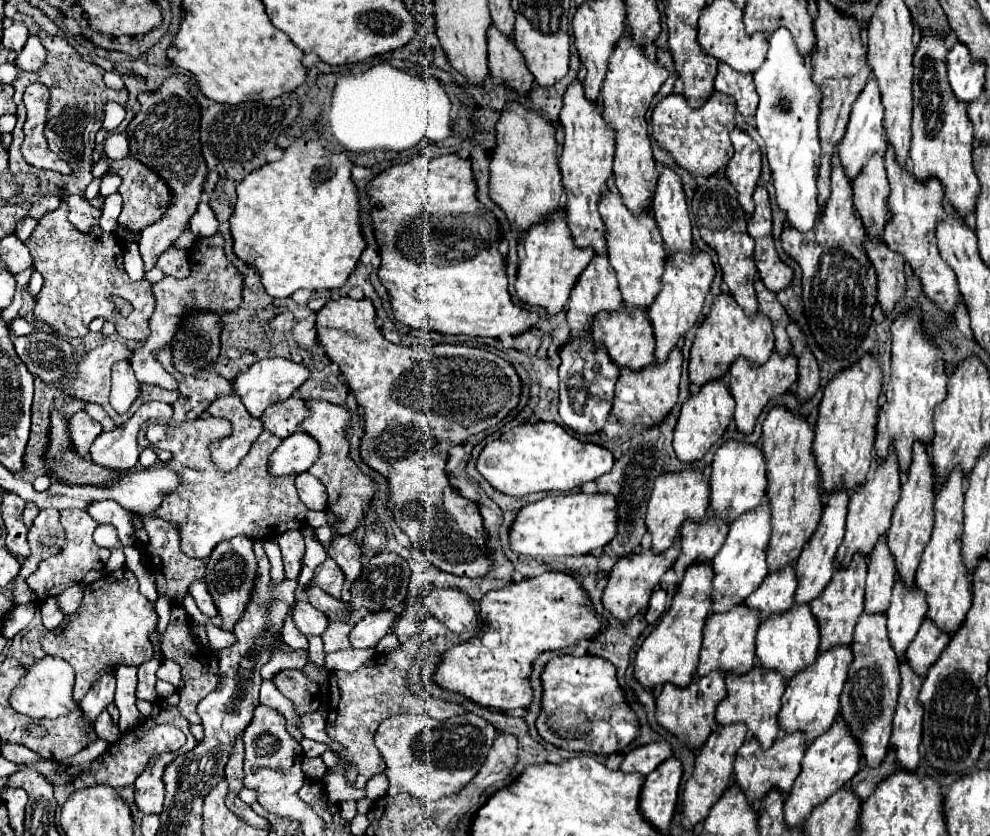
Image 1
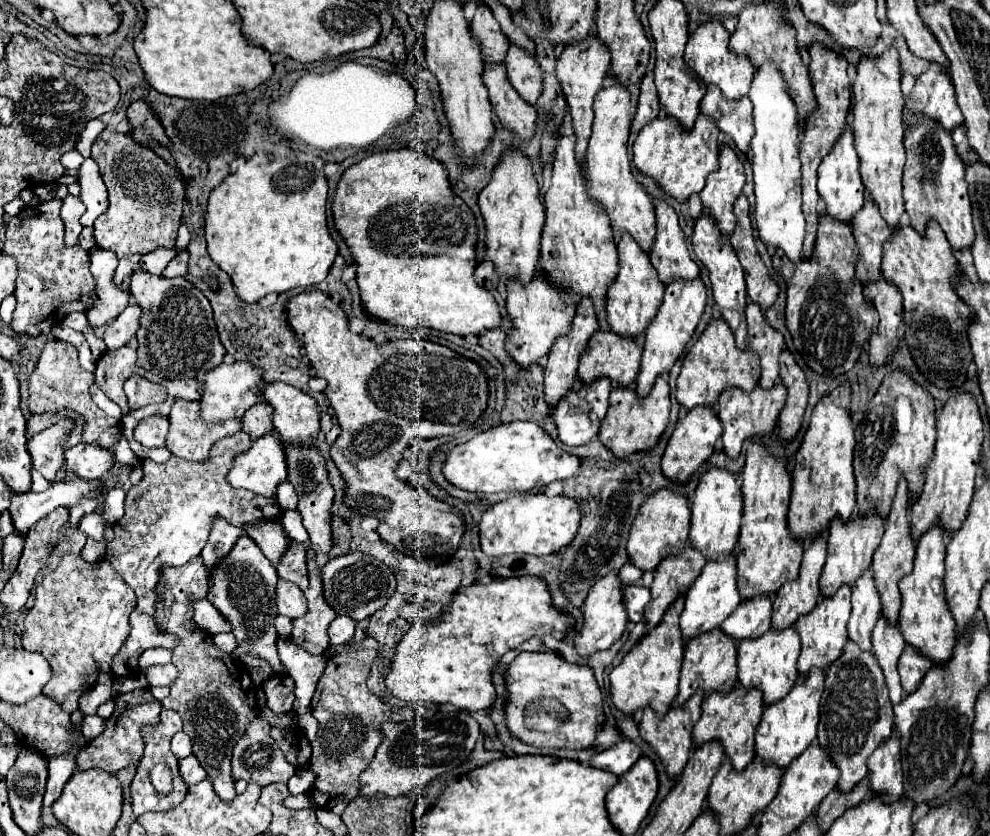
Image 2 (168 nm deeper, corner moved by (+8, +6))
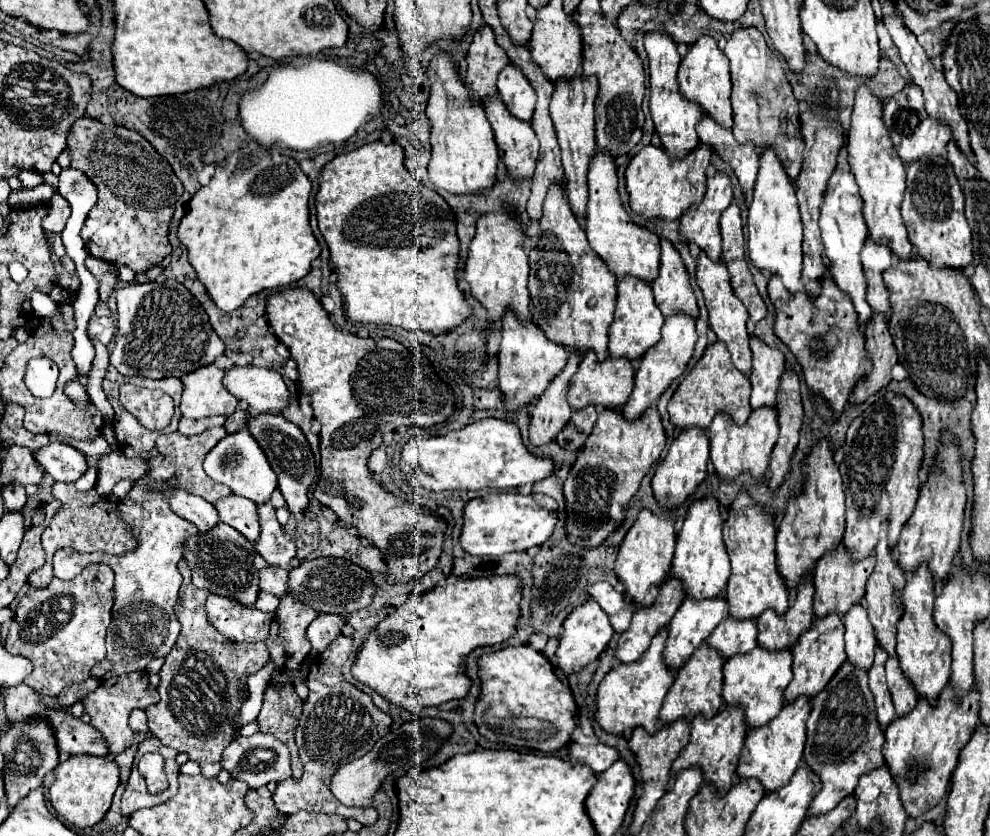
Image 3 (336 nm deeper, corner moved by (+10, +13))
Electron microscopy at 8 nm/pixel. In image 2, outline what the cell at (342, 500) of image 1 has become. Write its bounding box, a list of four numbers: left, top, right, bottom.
[261,381,319,445]

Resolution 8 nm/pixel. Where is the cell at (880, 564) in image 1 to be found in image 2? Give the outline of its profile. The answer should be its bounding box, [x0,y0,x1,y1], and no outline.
[847,571,881,651]

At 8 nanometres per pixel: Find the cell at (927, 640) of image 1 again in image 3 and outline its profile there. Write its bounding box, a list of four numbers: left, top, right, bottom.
[885,656,917,716]

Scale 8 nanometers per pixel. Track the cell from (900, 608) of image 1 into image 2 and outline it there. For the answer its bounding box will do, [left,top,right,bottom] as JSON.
[873,617,905,705]

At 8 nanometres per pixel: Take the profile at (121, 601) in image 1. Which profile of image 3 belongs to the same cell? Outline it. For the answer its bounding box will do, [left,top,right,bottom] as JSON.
[5,564,115,696]

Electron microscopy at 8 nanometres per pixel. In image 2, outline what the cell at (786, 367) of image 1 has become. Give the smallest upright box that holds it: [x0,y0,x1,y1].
[719,383,787,459]

